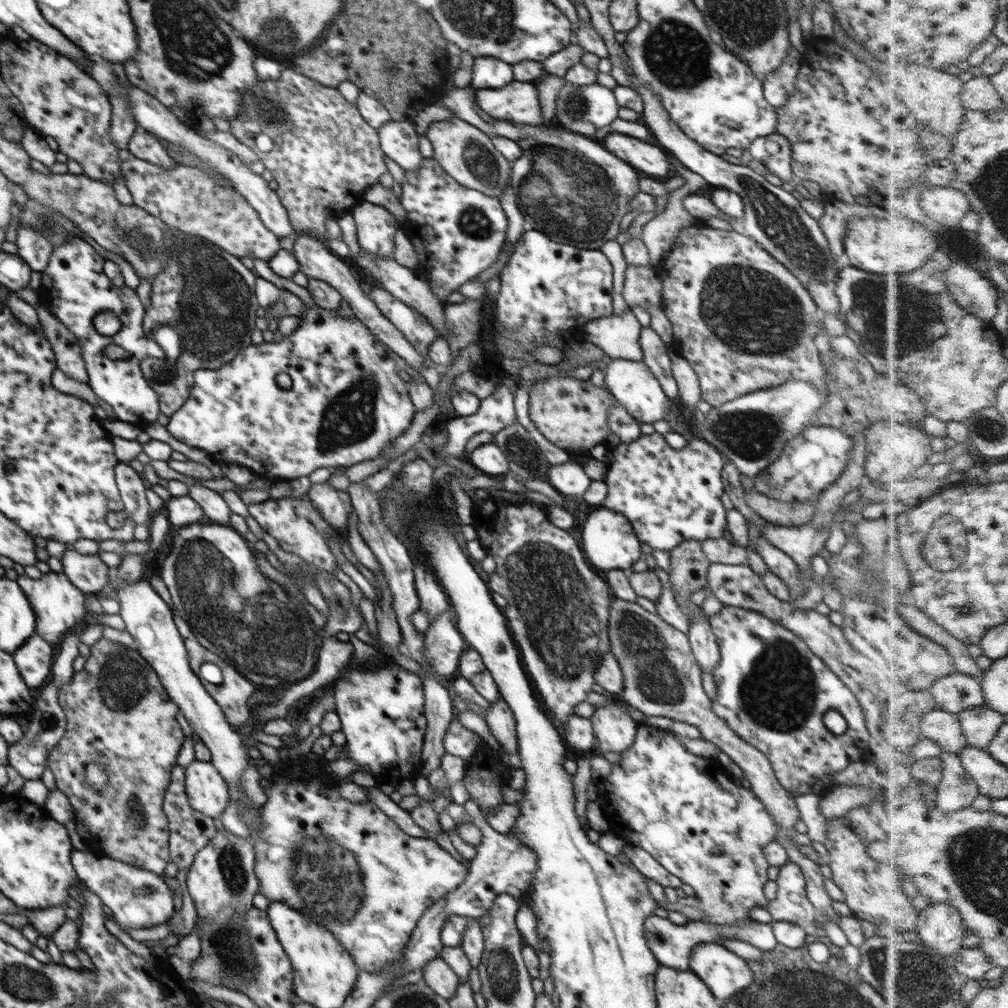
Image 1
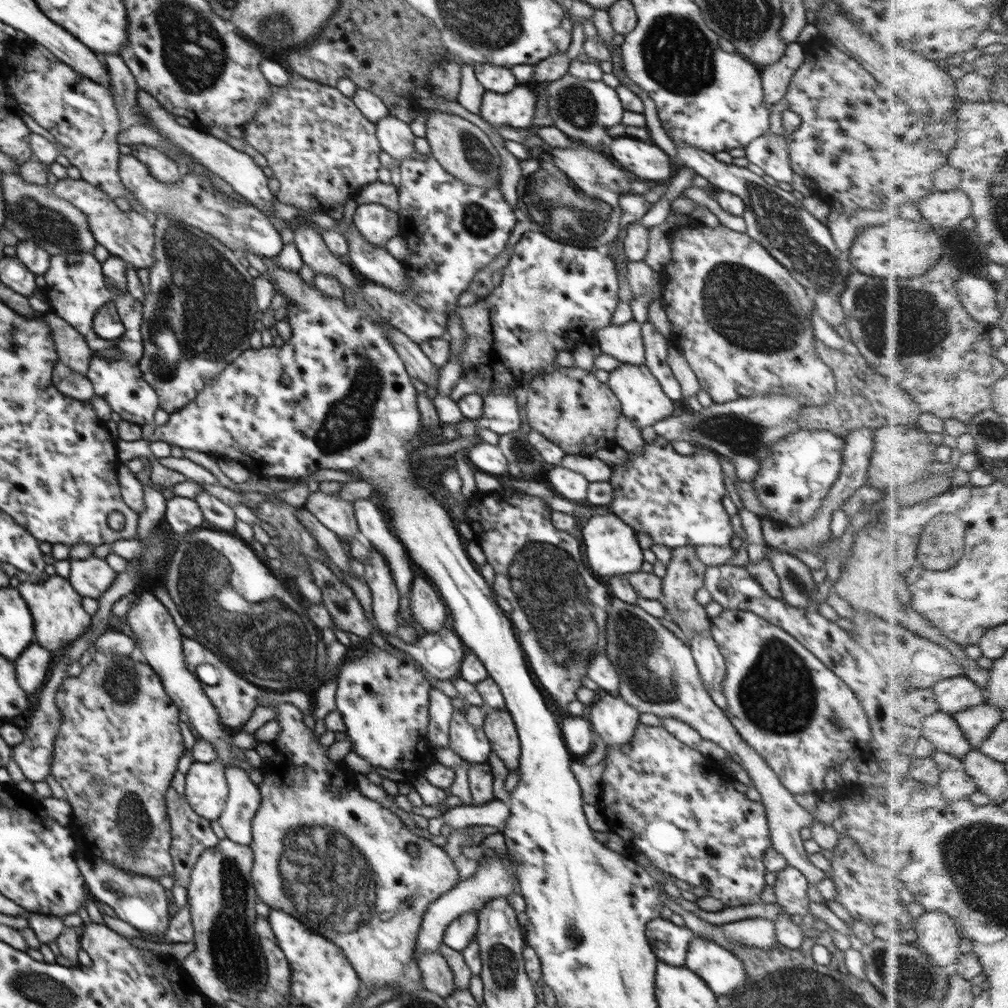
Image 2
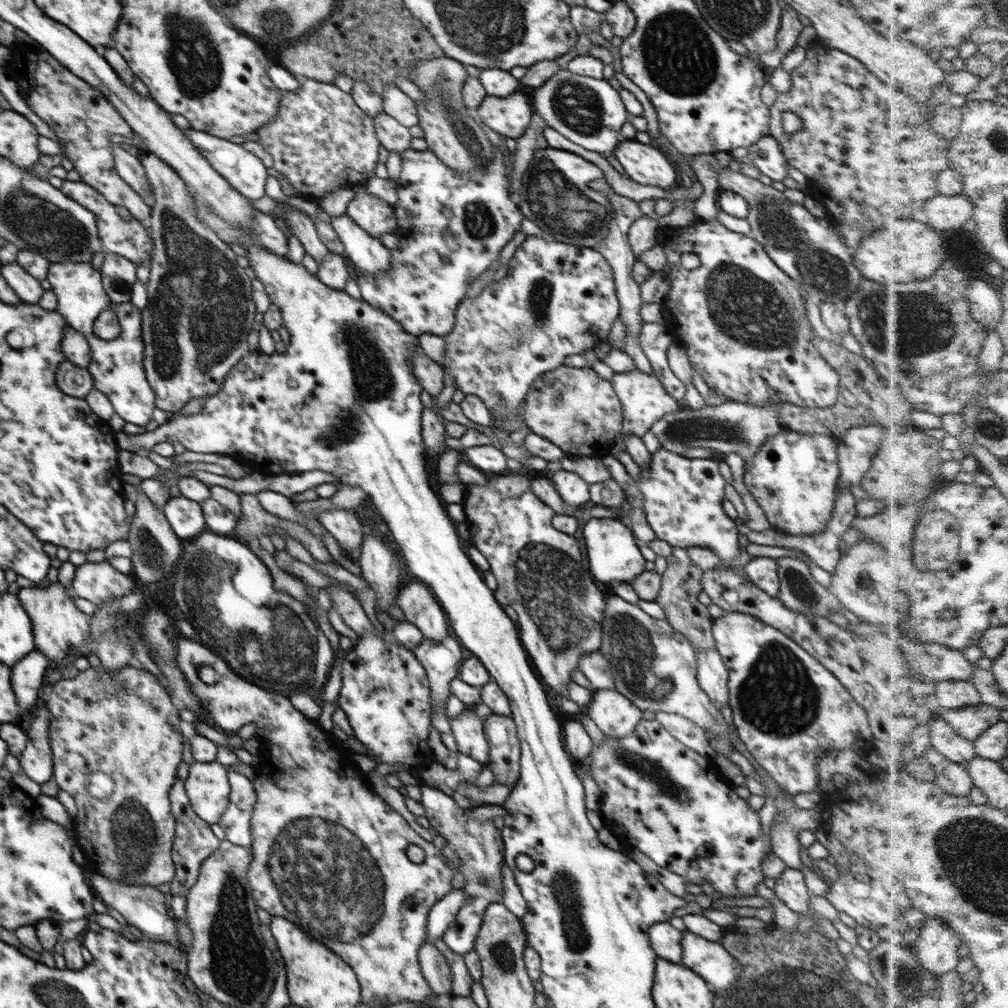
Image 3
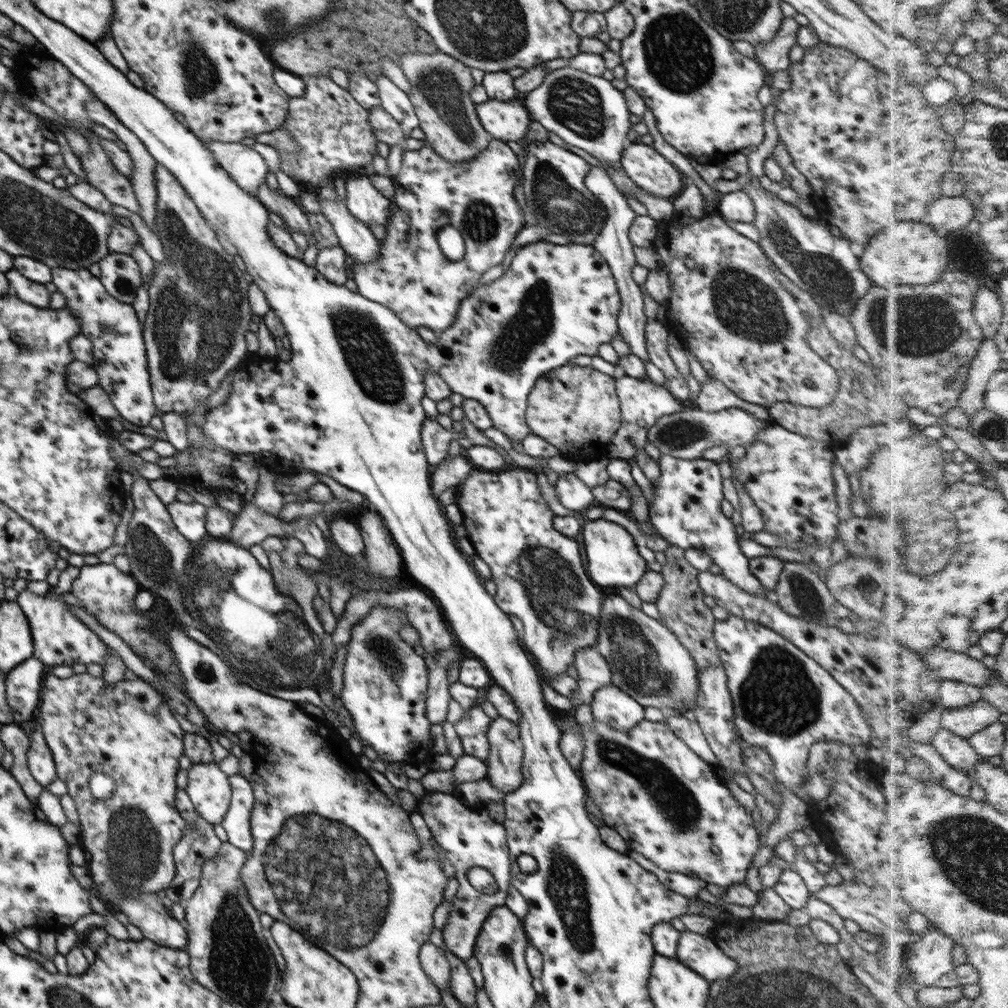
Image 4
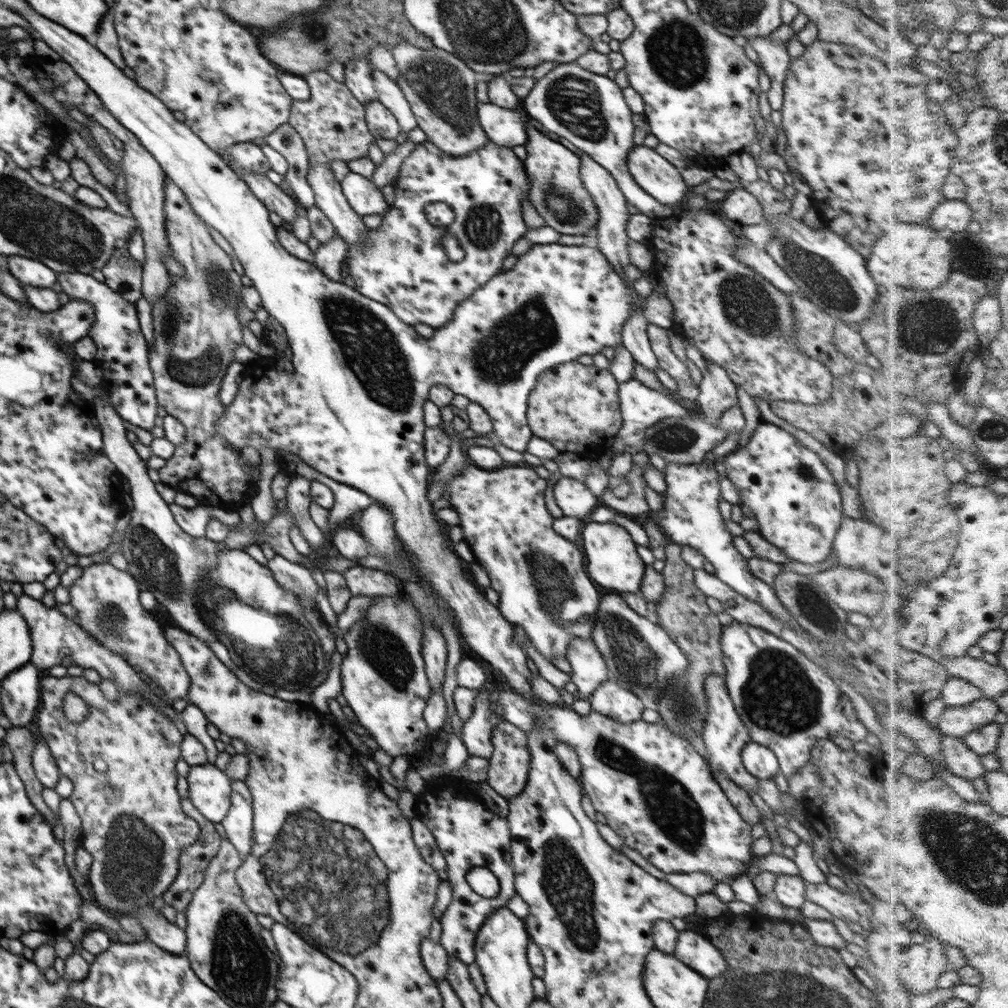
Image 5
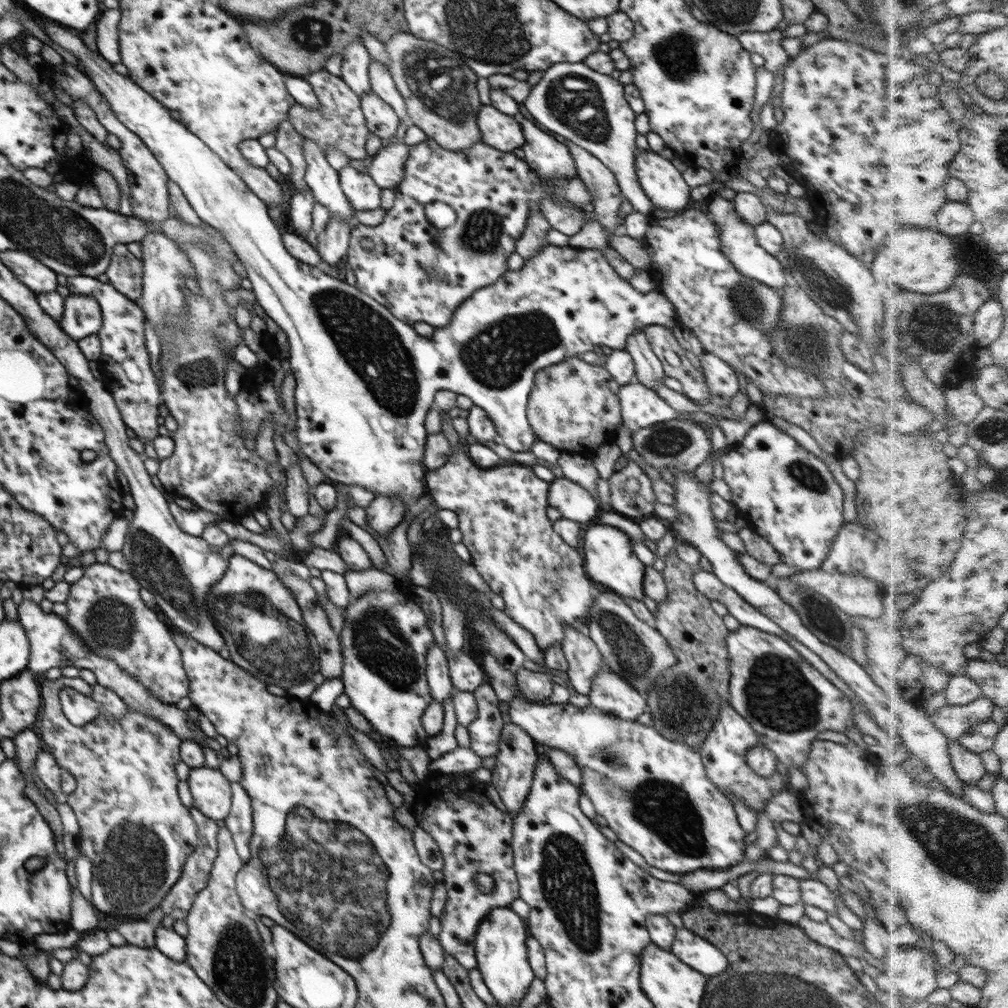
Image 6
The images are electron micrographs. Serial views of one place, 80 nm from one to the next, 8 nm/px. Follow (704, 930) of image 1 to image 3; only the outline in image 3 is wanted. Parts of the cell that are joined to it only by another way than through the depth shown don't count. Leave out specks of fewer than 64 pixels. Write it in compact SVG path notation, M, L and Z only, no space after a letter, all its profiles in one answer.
M658 922L649 927L648 937L657 957L674 963L682 962L682 932L669 922Z

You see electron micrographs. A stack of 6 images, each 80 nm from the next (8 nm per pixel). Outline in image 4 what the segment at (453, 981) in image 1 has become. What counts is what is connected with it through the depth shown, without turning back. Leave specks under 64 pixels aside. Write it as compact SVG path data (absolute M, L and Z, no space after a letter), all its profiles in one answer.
M430 941L426 942L419 951L419 960L424 974L439 990L449 988L451 969L442 948L434 946Z

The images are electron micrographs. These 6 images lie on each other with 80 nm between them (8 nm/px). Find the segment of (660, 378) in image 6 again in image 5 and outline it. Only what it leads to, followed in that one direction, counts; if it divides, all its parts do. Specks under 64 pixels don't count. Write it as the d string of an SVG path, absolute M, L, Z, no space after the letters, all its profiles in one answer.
M635 310L623 324L622 345L631 352L635 362L642 364L646 370L654 372L659 368L659 364L647 335L648 325L647 318L639 310Z

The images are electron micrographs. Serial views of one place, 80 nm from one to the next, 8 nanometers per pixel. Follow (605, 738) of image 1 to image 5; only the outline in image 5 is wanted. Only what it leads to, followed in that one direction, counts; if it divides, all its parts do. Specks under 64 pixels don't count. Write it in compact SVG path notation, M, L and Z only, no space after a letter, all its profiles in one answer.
M612 678L601 682L589 701L592 711L624 724L640 720L645 708L638 696Z

